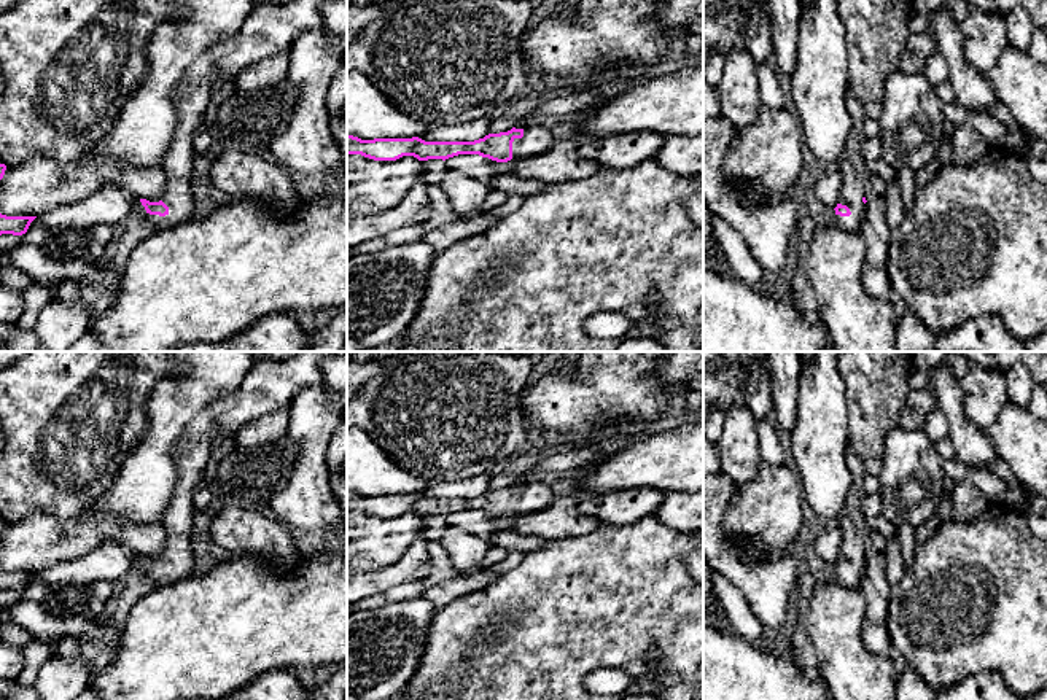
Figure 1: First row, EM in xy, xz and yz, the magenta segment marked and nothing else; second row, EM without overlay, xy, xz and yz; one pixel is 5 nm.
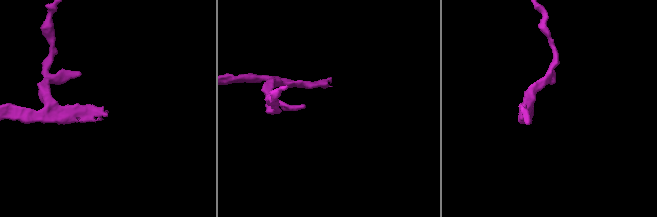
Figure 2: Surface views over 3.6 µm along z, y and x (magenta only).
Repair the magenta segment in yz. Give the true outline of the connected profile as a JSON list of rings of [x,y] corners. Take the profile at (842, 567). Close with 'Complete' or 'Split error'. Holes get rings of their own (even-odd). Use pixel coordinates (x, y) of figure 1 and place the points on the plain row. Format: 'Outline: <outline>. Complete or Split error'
Outline: [[[850,445],[845,450],[847,466],[851,474],[851,487],[837,523],[843,533],[835,581],[848,589],[858,589],[866,566],[864,541],[869,533],[866,515],[862,514],[866,465]]]. Split error

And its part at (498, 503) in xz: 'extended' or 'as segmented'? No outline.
extended

